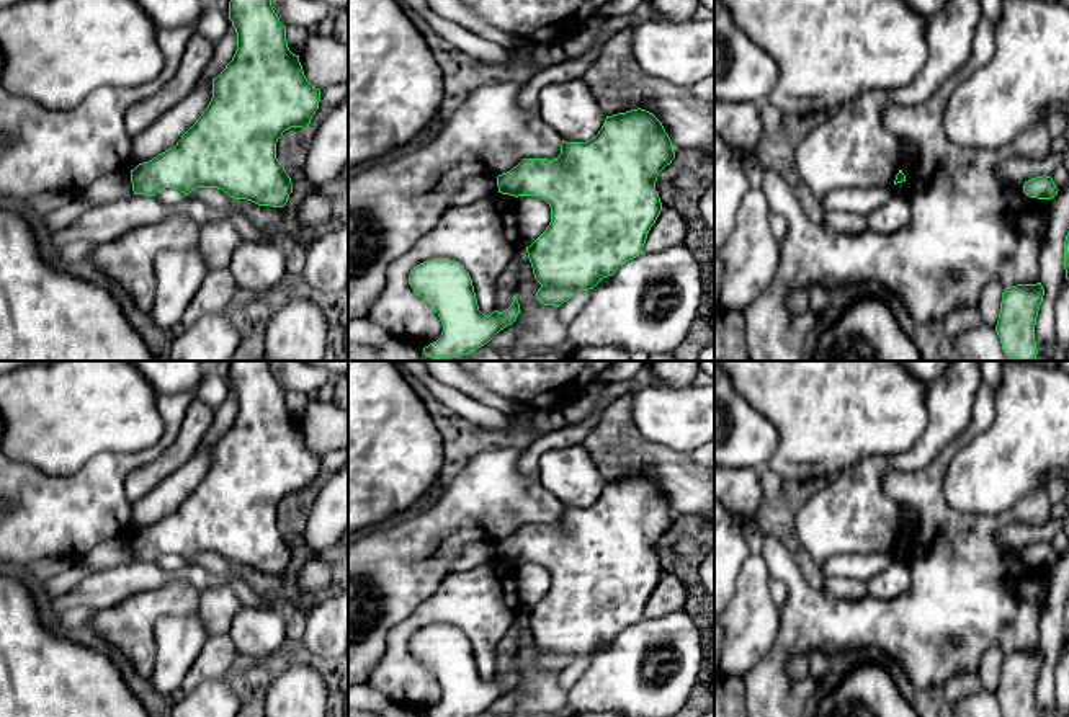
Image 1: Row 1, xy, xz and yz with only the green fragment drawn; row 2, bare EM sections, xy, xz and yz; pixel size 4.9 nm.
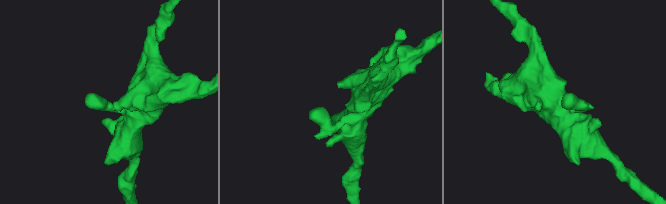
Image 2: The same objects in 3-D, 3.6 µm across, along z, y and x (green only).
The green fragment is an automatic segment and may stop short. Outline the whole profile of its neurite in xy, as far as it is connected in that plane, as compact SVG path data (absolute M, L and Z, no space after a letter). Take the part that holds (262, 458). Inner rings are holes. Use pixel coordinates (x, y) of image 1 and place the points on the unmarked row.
M230 361L229 385L237 399L237 416L212 444L208 474L175 513L131 536L134 560L155 562L175 554L188 562L196 554L217 554L258 572L286 572L293 549L276 524L276 508L291 493L309 493L320 456L307 448L299 421L289 416L286 392L271 372L271 361Z

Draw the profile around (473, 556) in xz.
M482 539L474 544L467 544L458 560L451 565L450 572L466 572L492 563L499 559L497 542Z

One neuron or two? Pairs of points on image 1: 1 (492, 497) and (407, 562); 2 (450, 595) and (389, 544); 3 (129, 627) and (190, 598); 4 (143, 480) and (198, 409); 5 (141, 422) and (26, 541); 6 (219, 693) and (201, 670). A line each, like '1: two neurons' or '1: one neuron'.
1: one neuron
2: two neurons
3: one neuron
4: one neuron
5: two neurons
6: two neurons

